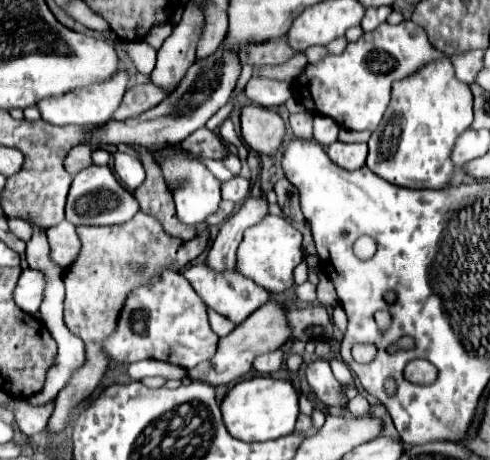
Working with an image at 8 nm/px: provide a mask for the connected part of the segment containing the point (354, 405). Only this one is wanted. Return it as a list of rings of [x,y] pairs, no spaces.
[[[357,395],[357,397],[353,397],[353,399],[347,403],[345,409],[347,409],[353,417],[365,417],[367,411],[369,411],[369,403],[367,403],[367,399],[365,399],[363,395]]]

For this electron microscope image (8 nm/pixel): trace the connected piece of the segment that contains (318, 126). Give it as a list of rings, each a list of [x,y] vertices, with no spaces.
[[[315,115],[315,123],[313,123],[313,139],[321,145],[321,147],[329,147],[331,143],[337,141],[337,133],[339,133],[339,125],[325,115]]]

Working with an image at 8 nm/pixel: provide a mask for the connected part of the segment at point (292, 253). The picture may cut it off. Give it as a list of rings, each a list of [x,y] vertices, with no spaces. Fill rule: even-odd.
[[[269,215],[259,225],[249,227],[237,249],[237,271],[271,293],[283,293],[293,285],[293,269],[303,261],[301,233],[283,217]]]

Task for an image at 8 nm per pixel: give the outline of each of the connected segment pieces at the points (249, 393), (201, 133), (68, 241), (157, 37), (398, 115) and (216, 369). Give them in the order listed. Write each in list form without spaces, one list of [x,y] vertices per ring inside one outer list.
[[[253,377],[239,381],[227,391],[221,413],[227,431],[239,441],[271,441],[293,433],[295,421],[299,417],[299,391],[285,379],[273,377]]]
[[[197,129],[195,133],[191,133],[183,143],[181,147],[185,151],[191,151],[191,153],[197,153],[197,155],[203,155],[203,157],[209,157],[209,159],[223,159],[223,155],[227,153],[227,147],[225,143],[219,139],[219,135],[215,131],[209,131],[209,129]]]
[[[69,221],[57,223],[57,227],[47,229],[47,237],[49,237],[49,247],[51,247],[49,251],[51,261],[63,269],[69,267],[81,247],[81,241],[75,233],[75,225]]]
[[[157,23],[157,27],[153,27],[147,35],[145,35],[145,39],[143,41],[147,41],[151,47],[155,47],[155,49],[159,49],[161,45],[163,45],[163,41],[165,41],[165,37],[169,35],[169,23]]]
[[[449,59],[433,61],[419,69],[415,75],[395,81],[391,91],[391,103],[383,115],[379,127],[371,133],[367,167],[381,179],[407,189],[443,189],[451,183],[455,175],[455,165],[451,161],[451,151],[457,137],[469,129],[473,121],[473,94],[469,85],[463,85],[455,79]]]
[[[277,299],[267,301],[263,307],[253,311],[241,325],[237,325],[227,337],[219,339],[215,357],[205,365],[199,363],[197,367],[193,367],[191,377],[217,387],[217,385],[227,385],[231,381],[237,381],[239,377],[249,373],[251,363],[257,355],[279,349],[291,337],[291,325],[287,323],[287,309],[289,309],[287,303],[281,303]]]

